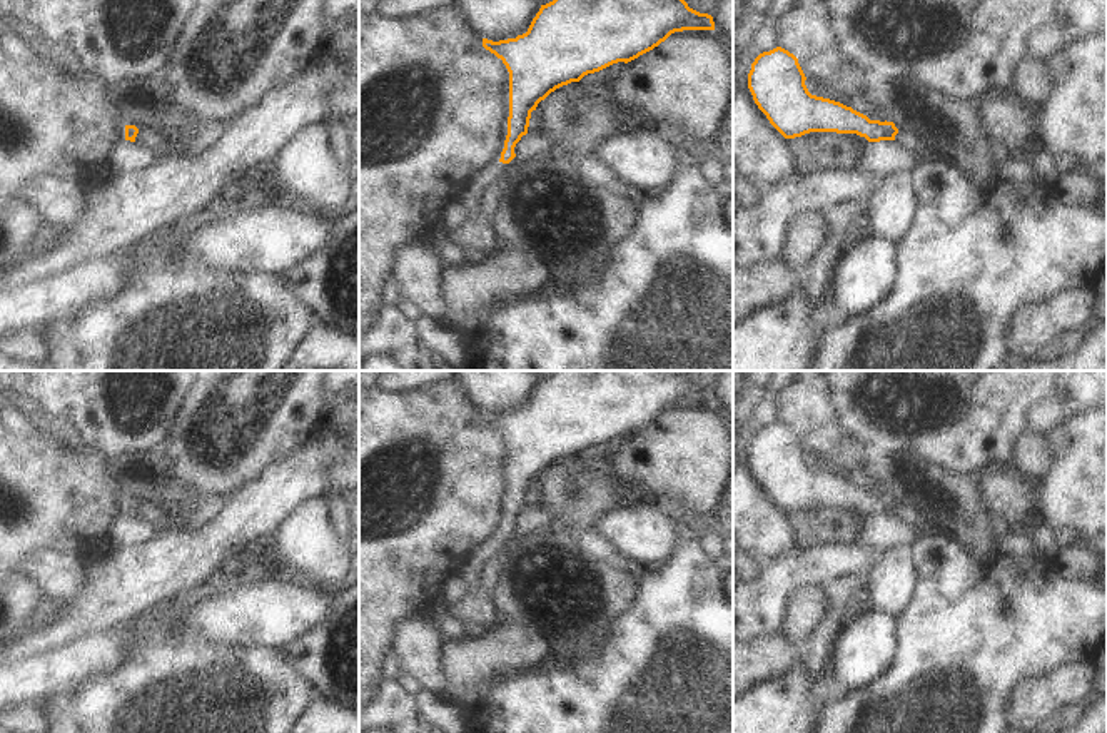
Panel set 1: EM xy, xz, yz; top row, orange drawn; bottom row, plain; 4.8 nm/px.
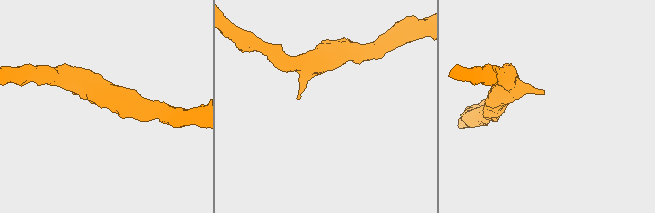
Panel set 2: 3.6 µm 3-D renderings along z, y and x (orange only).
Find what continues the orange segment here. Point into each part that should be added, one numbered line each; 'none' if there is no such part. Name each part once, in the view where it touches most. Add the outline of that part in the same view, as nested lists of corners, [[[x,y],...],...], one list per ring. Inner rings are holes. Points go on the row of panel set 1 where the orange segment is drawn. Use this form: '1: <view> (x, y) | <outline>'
none

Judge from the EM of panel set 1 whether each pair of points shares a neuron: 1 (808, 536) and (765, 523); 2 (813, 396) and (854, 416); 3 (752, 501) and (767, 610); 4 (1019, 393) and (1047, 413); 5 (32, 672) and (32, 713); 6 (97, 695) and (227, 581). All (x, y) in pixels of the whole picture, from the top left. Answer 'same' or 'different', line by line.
1: different
2: different
3: different
4: different
5: different
6: same

